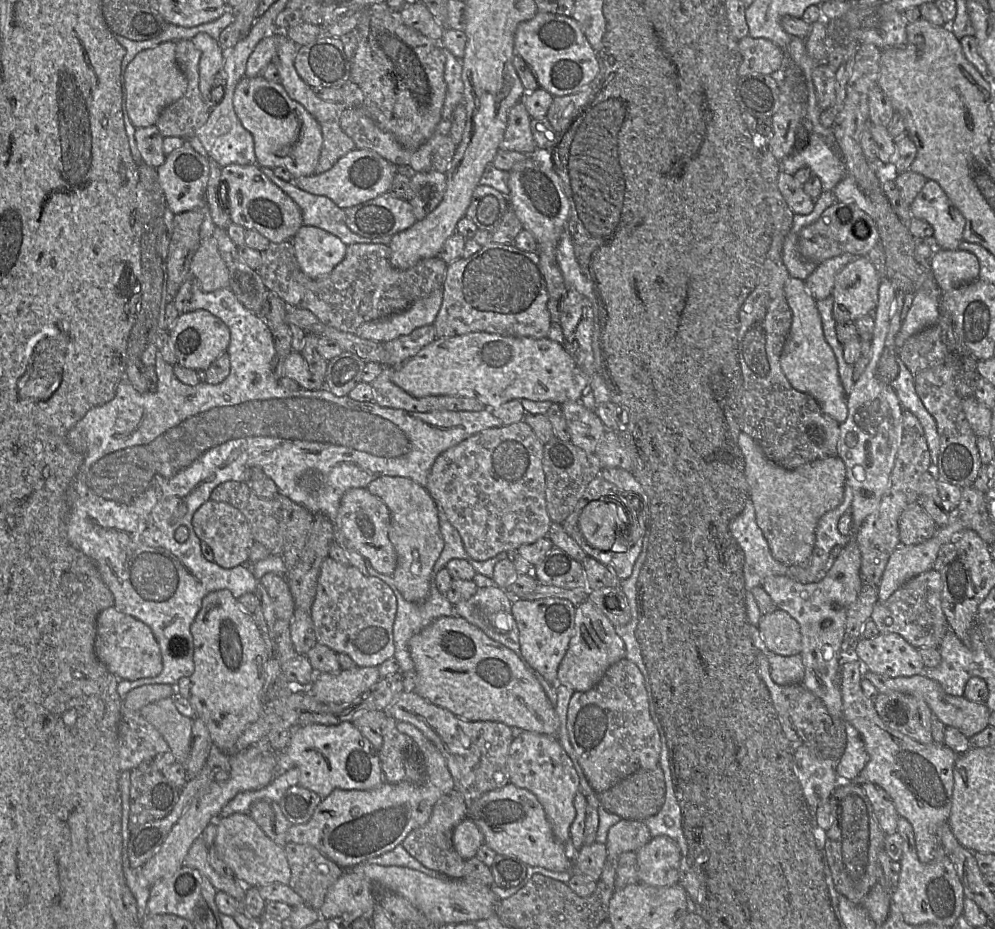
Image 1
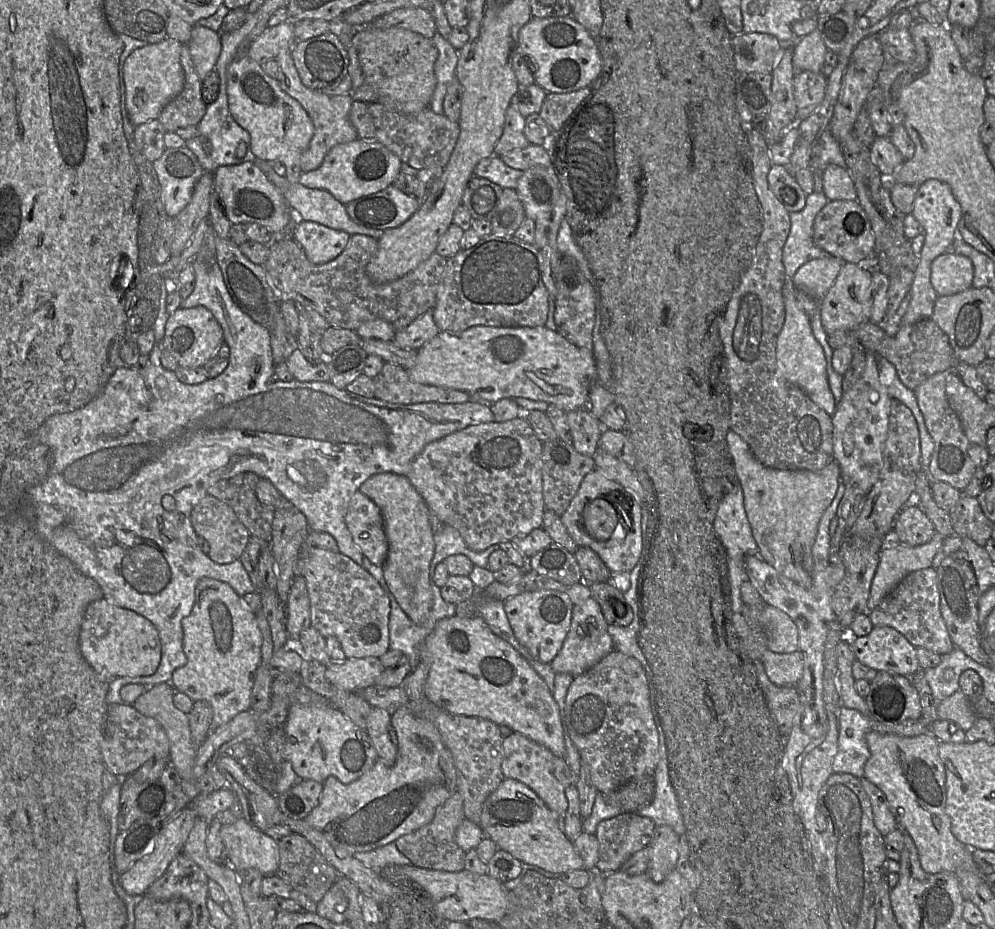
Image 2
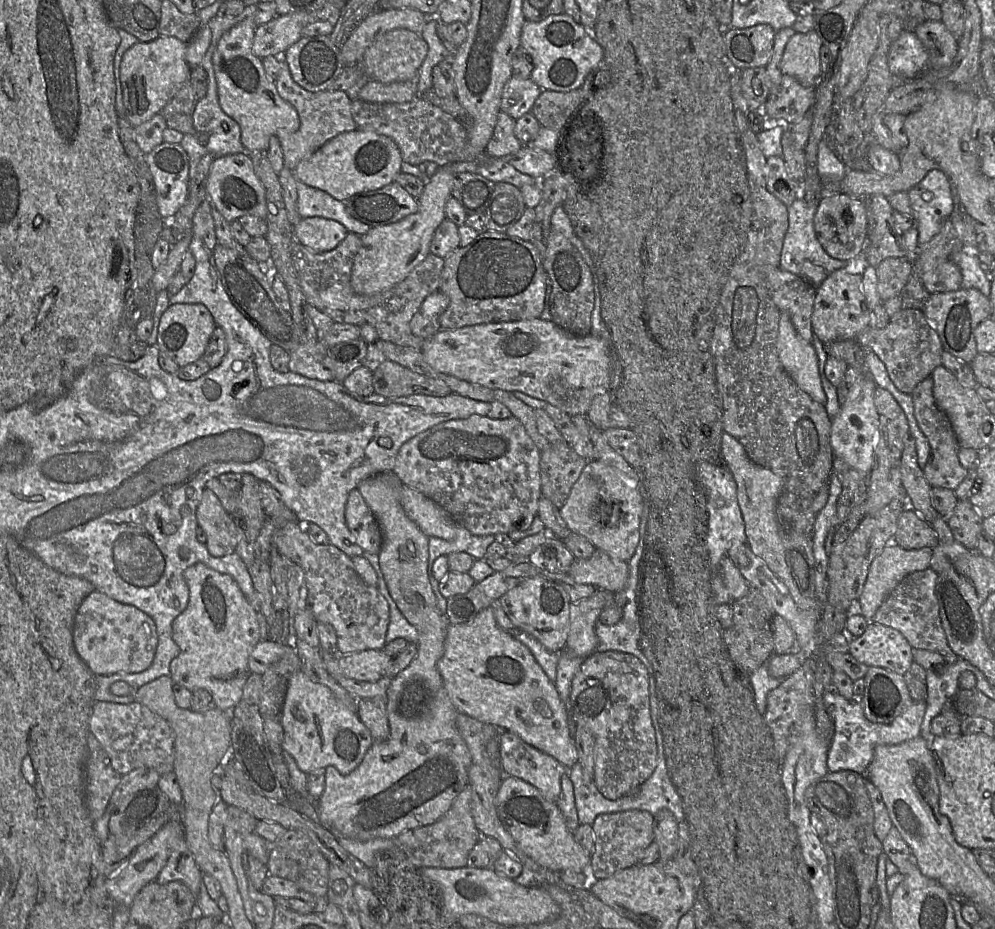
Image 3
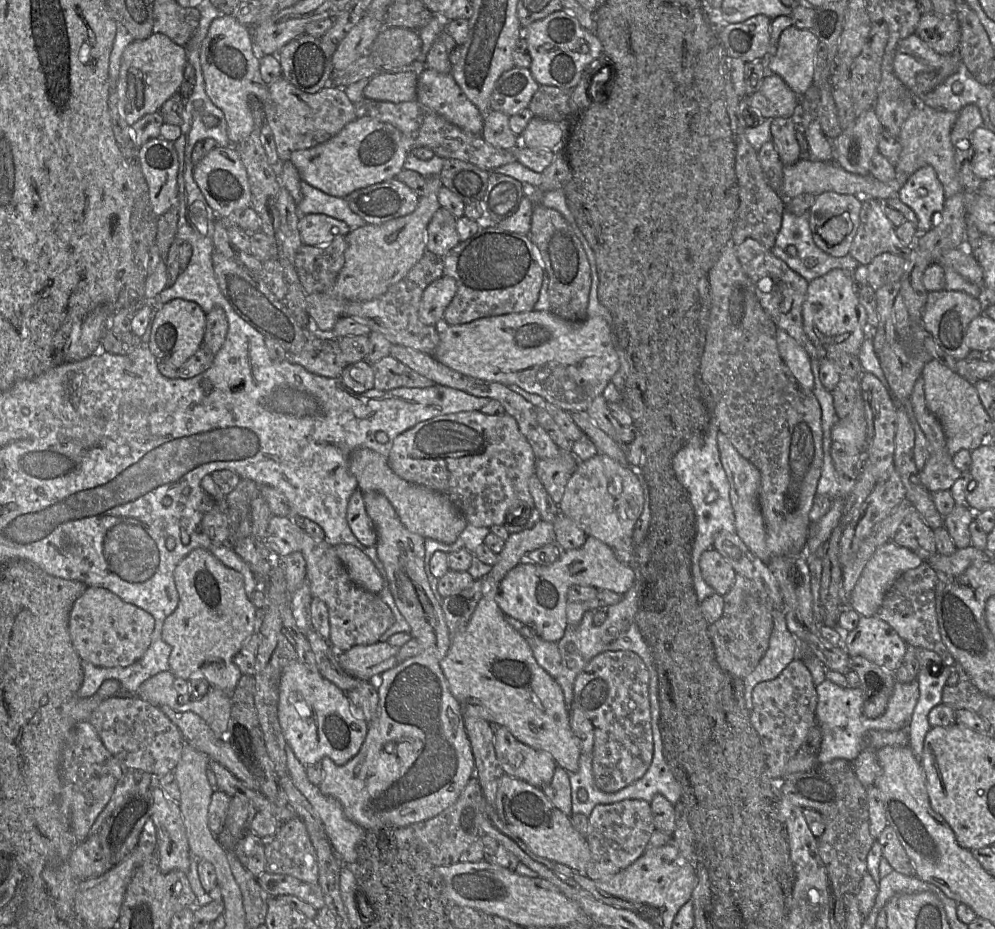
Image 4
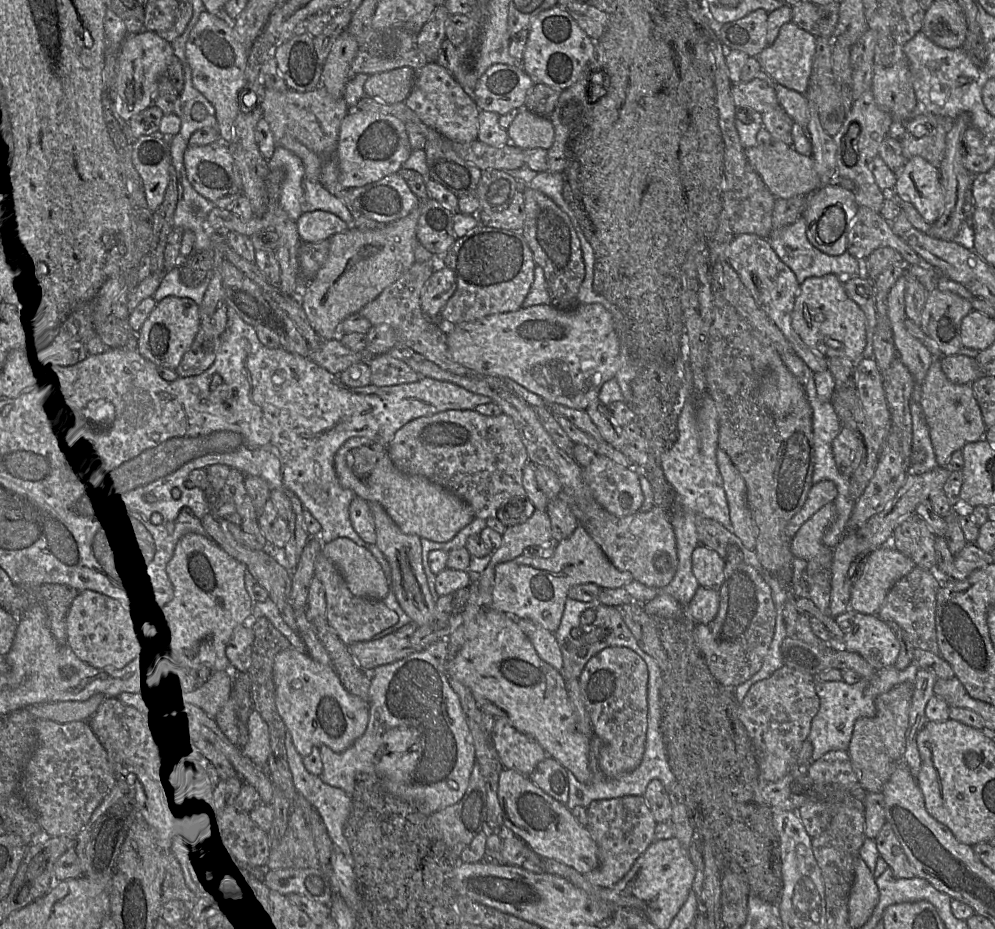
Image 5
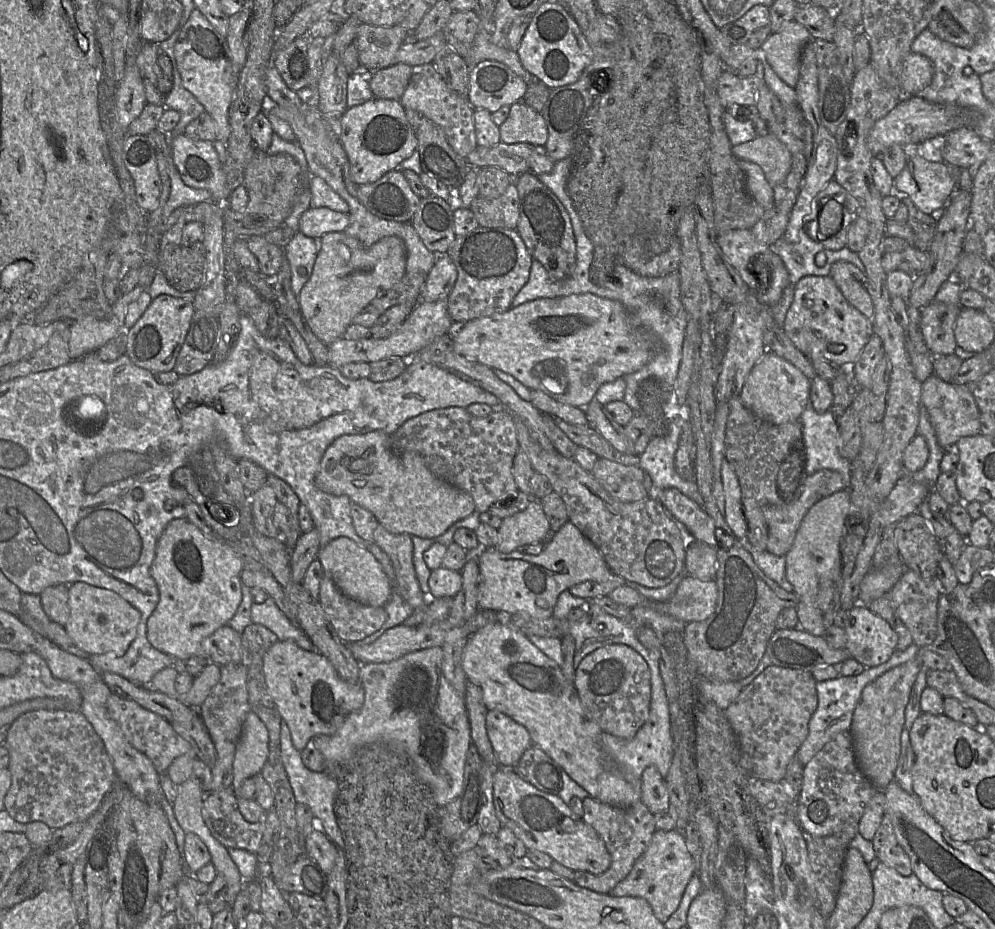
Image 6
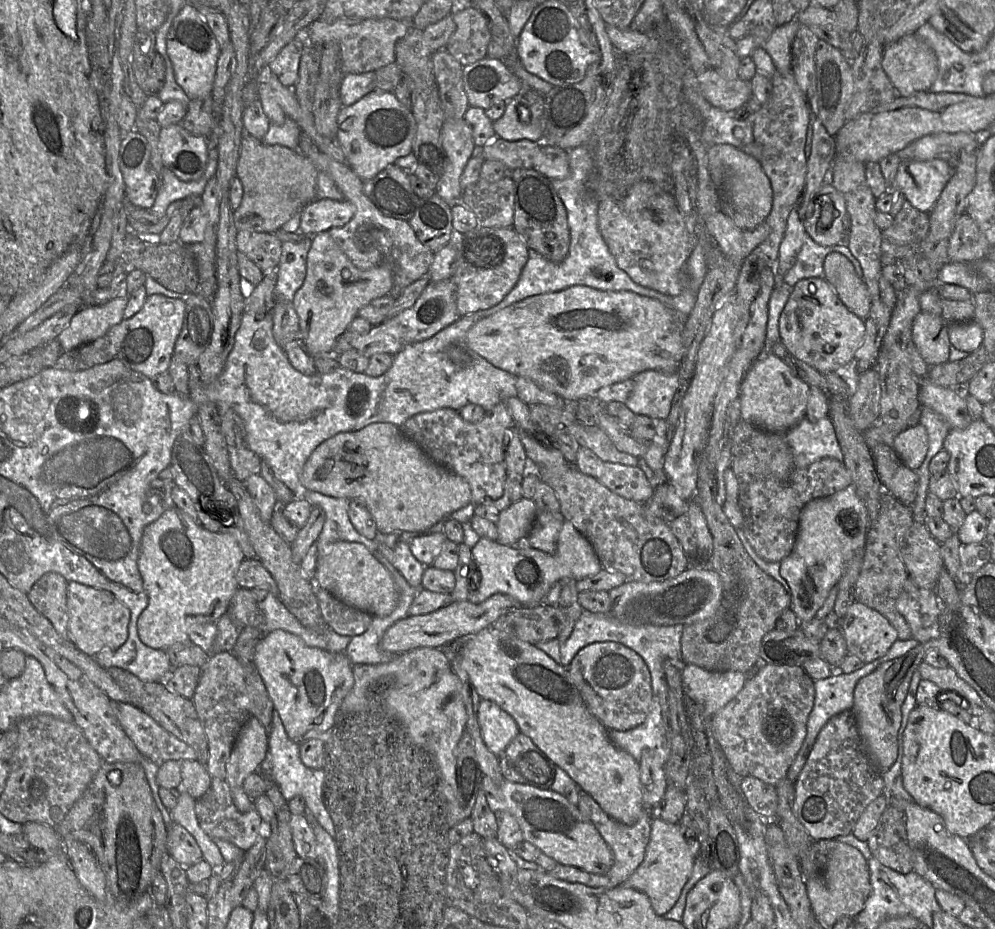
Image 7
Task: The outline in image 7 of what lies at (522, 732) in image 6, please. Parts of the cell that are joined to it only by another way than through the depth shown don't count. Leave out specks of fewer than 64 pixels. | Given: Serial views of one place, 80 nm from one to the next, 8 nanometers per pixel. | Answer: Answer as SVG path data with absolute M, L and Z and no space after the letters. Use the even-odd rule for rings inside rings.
M481 699L478 720L487 748L499 756L520 733L515 720L496 703Z

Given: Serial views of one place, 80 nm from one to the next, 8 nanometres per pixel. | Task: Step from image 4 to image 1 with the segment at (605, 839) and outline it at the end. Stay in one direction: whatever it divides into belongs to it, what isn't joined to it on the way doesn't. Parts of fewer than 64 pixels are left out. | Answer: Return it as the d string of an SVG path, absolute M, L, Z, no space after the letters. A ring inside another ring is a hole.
M621 819L608 831L607 861L617 862L621 854L636 852L652 839L647 825L640 820Z

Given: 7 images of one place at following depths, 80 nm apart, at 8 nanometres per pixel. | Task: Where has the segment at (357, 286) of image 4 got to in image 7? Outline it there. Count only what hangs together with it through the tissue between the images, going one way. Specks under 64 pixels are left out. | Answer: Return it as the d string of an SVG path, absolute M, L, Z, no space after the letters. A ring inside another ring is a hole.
M328 231L311 238L305 280L292 303L299 318L302 346L309 355L316 355L332 353L336 339L347 330L359 309L375 298L388 295L394 283L390 264L362 270L350 261Z

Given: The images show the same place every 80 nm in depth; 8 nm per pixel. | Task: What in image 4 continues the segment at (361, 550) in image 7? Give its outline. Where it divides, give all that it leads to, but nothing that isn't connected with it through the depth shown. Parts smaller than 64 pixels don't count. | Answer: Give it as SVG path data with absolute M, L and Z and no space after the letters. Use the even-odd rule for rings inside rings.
M338 544L333 548L354 584L373 594L381 592L383 579L363 551L350 544Z

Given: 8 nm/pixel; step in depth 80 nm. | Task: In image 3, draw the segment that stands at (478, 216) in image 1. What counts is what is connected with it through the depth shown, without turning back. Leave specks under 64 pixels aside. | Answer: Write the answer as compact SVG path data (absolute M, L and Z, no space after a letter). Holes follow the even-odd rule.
M462 172L455 175L452 196L463 206L467 215L486 214L495 183L479 174Z

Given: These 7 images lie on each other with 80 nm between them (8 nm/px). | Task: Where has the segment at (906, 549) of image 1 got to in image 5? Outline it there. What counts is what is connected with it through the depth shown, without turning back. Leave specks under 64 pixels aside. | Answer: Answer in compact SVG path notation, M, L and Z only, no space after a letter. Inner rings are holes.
M891 543L872 552L856 575L850 598L851 610L877 615L892 586L915 567L915 563Z

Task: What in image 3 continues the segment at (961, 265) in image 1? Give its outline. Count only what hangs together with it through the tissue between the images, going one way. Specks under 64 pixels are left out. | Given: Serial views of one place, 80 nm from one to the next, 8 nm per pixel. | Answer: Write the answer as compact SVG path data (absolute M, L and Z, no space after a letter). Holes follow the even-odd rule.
M945 259L926 272L922 282L929 294L951 292L961 289L962 275L953 261Z

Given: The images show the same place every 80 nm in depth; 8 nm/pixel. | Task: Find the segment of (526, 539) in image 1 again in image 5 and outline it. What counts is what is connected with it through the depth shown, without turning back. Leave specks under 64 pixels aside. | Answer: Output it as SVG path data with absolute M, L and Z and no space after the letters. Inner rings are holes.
M446 410L416 418L395 433L388 452L398 470L423 476L451 491L469 504L475 517L483 520L497 518L499 508L510 500L526 497L522 477L529 457L513 419L503 412L498 416L485 416L475 410Z

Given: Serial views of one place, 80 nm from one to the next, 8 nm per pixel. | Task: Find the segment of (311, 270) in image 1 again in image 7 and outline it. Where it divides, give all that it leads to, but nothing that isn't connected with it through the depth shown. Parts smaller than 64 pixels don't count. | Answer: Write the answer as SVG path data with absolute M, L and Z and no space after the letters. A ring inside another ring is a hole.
M315 198L302 208L300 230L307 236L314 236L333 227L341 227L354 216L356 209L348 200Z

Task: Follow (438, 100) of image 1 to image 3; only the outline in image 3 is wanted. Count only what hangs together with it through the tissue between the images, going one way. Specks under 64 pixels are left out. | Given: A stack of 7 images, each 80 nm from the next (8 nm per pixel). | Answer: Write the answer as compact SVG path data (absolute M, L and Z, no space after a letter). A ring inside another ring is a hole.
M407 29L390 30L379 36L366 50L362 72L369 80L384 84L414 80L428 53L428 44L420 34Z

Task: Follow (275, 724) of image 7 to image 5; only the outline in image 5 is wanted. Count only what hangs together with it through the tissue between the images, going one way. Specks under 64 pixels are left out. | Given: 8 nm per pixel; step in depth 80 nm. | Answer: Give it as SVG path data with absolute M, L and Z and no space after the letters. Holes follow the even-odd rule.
M287 728L284 745L287 762L292 774L292 780L296 791L303 795L304 798L317 810L326 827L328 836L331 839L334 848L339 849L344 854L347 862L351 865L351 851L343 834L344 823L350 815L351 811L351 797L348 796L342 789L324 783L320 776L315 776L305 769L303 764L303 757L296 751L292 742L292 737Z

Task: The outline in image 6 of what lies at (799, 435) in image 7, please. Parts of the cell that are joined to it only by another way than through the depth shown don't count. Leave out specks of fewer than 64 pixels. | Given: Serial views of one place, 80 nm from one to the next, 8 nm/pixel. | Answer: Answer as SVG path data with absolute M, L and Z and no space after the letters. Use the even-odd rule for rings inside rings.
M808 399L799 422L806 448L808 475L824 469L836 471L842 476L844 489L849 491L851 465L850 460L840 453L840 431L836 414L832 409L817 413Z

